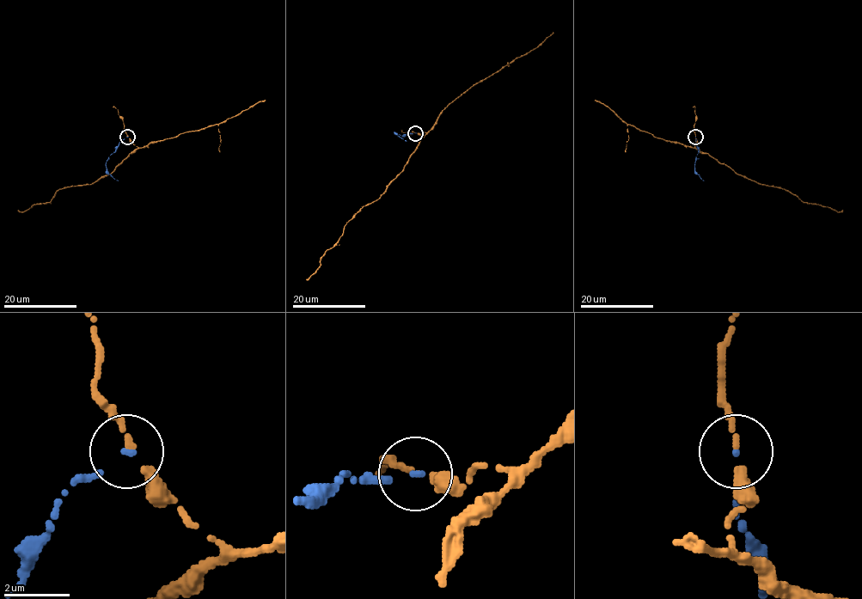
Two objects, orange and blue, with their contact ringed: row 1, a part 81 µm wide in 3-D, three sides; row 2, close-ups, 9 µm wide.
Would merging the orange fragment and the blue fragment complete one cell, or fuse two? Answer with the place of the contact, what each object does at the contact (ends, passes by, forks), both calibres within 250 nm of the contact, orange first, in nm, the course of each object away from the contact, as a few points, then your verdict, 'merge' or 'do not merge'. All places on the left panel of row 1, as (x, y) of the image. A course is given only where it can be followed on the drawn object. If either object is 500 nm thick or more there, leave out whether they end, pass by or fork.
at (127, 137); orange passes by; blue ends there; 140 nm thick on the orange side, 110 nm on the other; orange runs (127, 137), (137, 148), (110, 174), (90, 184), (59, 188), (49, 202), (37, 203), (23, 211), (18, 210); blue runs (127, 137), (119, 141), (105, 164), (106, 171), (118, 180); do not merge

